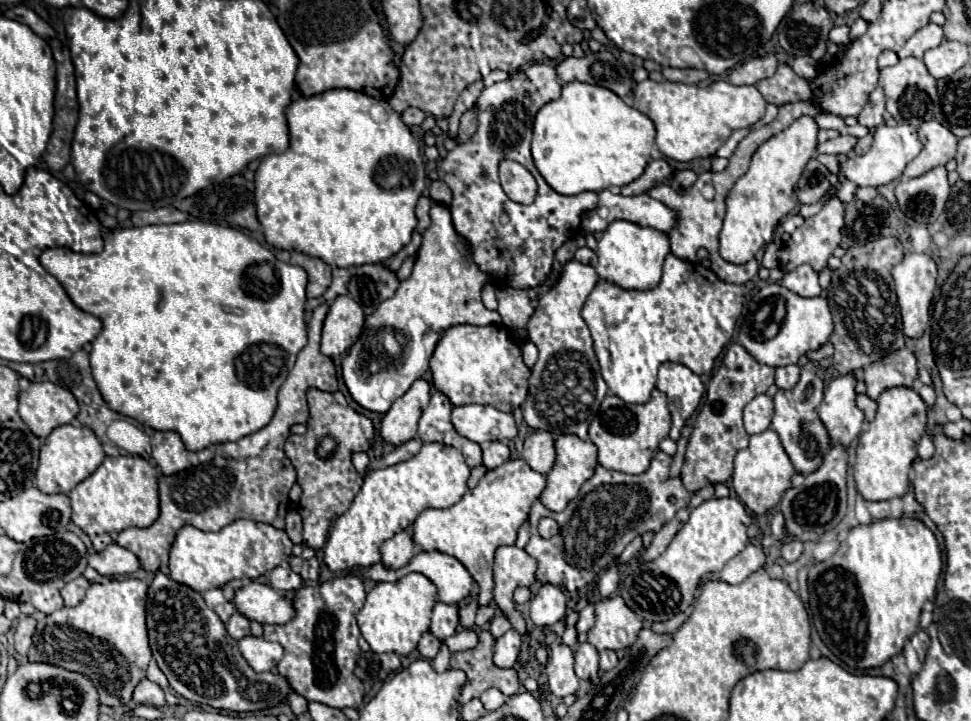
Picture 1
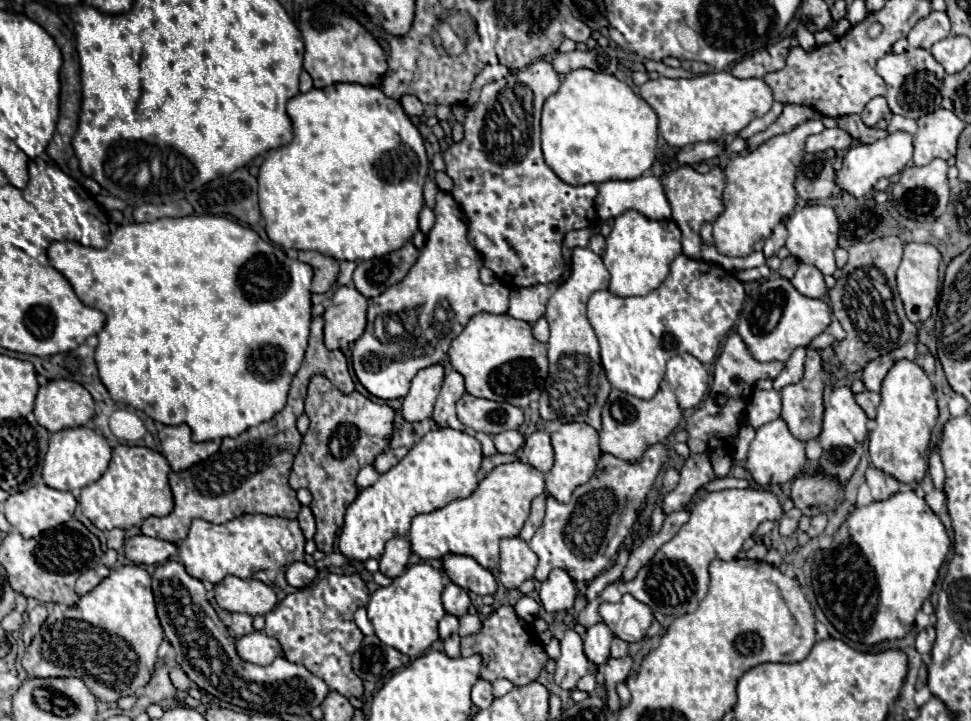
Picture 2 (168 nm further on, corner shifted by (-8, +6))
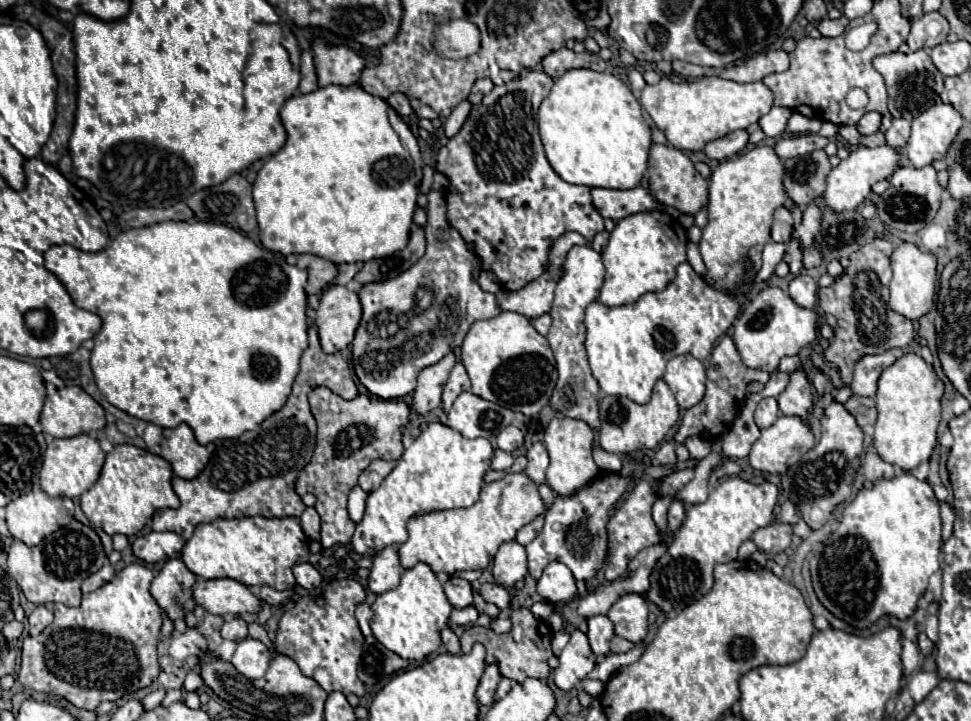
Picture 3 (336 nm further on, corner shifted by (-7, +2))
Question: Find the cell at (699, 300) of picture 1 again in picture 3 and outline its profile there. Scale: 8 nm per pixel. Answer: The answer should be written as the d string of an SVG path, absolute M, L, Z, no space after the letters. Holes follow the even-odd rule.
M687 262L677 266L675 278L661 292L643 294L637 302L609 308L599 300L585 310L587 356L601 390L611 396L627 396L637 404L651 400L655 382L665 364L681 354L707 360L715 342L731 328L739 304L729 292L707 284Z

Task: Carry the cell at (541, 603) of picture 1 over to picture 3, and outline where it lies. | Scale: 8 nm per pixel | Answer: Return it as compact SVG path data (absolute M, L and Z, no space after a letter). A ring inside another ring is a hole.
M551 562L537 582L537 592L551 604L569 602L577 588L571 570L561 562Z

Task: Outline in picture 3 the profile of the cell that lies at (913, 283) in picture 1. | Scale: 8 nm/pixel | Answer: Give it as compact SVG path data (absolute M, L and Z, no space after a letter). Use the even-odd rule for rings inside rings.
M905 242L899 248L895 248L895 252L891 254L891 268L893 268L893 280L889 284L891 290L889 306L897 314L907 316L909 320L915 322L935 306L937 258L931 252L919 250L915 244Z

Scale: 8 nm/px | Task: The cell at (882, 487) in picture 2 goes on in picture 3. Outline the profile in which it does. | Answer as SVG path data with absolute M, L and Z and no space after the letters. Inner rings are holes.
M869 450L863 462L863 474L871 484L875 484L875 480L887 480L887 476L895 476L895 466L883 462L875 450Z

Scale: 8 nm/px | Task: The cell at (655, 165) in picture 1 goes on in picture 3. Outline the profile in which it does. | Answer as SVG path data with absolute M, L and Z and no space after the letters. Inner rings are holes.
M735 130L731 134L707 144L703 148L703 152L707 158L721 162L721 160L727 160L727 158L739 154L747 146L747 138L749 138L749 134L745 130Z

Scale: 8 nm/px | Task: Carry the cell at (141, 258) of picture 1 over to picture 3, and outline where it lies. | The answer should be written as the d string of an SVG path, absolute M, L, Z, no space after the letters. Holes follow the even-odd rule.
M199 220L159 222L159 224L137 228L137 230L123 230L117 238L111 240L111 244L105 250L95 252L95 254L77 250L69 244L63 244L63 246L51 246L43 256L45 256L45 268L49 272L53 272L63 282L63 286L67 288L73 302L79 308L89 310L103 320L101 330L93 338L95 348L91 352L91 370L93 370L93 376L95 376L99 390L119 410L125 410L127 414L141 418L145 422L157 424L161 428L175 428L175 426L185 422L195 432L195 438L199 440L199 444L209 444L213 440L239 438L243 432L255 430L267 416L271 416L271 412L277 412L287 402L287 396L291 394L291 384L293 384L295 376L299 372L299 358L307 350L307 322L305 322L305 318L307 318L305 316L305 310L307 310L307 294L305 294L307 272L297 268L297 266L289 266L285 262L285 258L279 258L279 270L277 270L277 254L273 254L271 250L259 248L251 238L243 236L241 232L233 230L231 226L213 224L213 222L199 222ZM231 278L241 278L241 302L239 302L239 292L237 292L237 298L235 298L235 288L231 288Z

